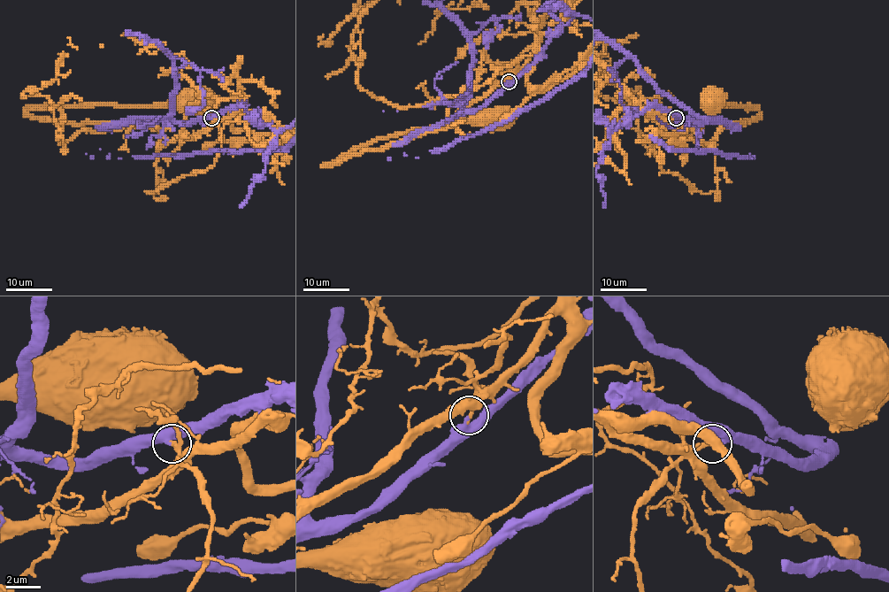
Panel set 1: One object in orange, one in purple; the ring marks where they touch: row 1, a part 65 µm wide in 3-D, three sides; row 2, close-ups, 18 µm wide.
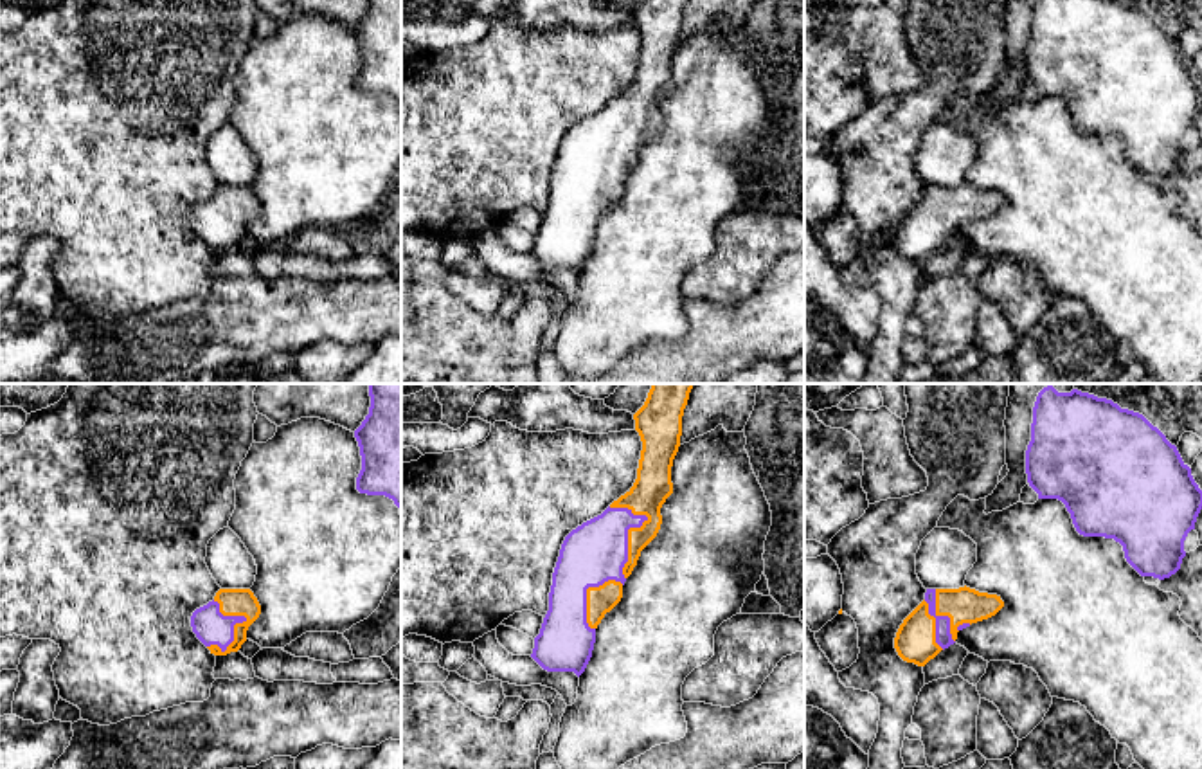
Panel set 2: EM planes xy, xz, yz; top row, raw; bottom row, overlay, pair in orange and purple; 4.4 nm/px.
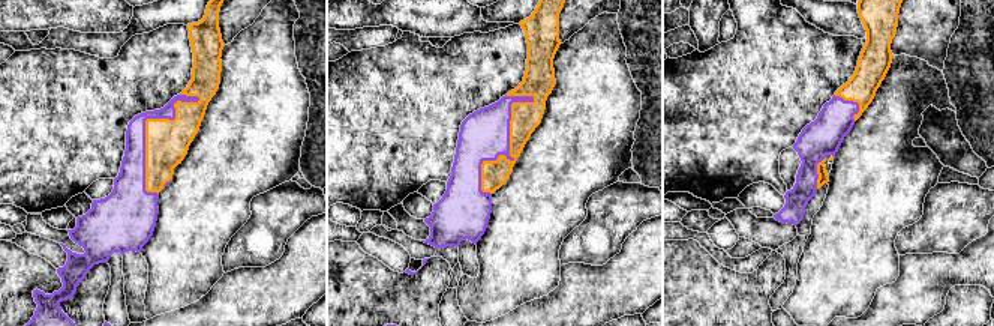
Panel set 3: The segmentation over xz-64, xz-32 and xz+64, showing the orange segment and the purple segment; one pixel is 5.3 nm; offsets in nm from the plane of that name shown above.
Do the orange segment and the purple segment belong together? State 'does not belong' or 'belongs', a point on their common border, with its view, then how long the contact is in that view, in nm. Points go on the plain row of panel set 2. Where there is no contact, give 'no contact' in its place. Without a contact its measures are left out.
does not belong; meets orange in yz at (934, 217); contact 280 nm long

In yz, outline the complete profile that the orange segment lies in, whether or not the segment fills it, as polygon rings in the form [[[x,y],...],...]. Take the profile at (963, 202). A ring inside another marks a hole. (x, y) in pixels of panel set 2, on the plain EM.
[[[970,184],[936,185],[936,213],[950,214],[952,236],[957,236],[957,223],[977,220],[995,213],[1004,204],[997,191],[979,189]]]

